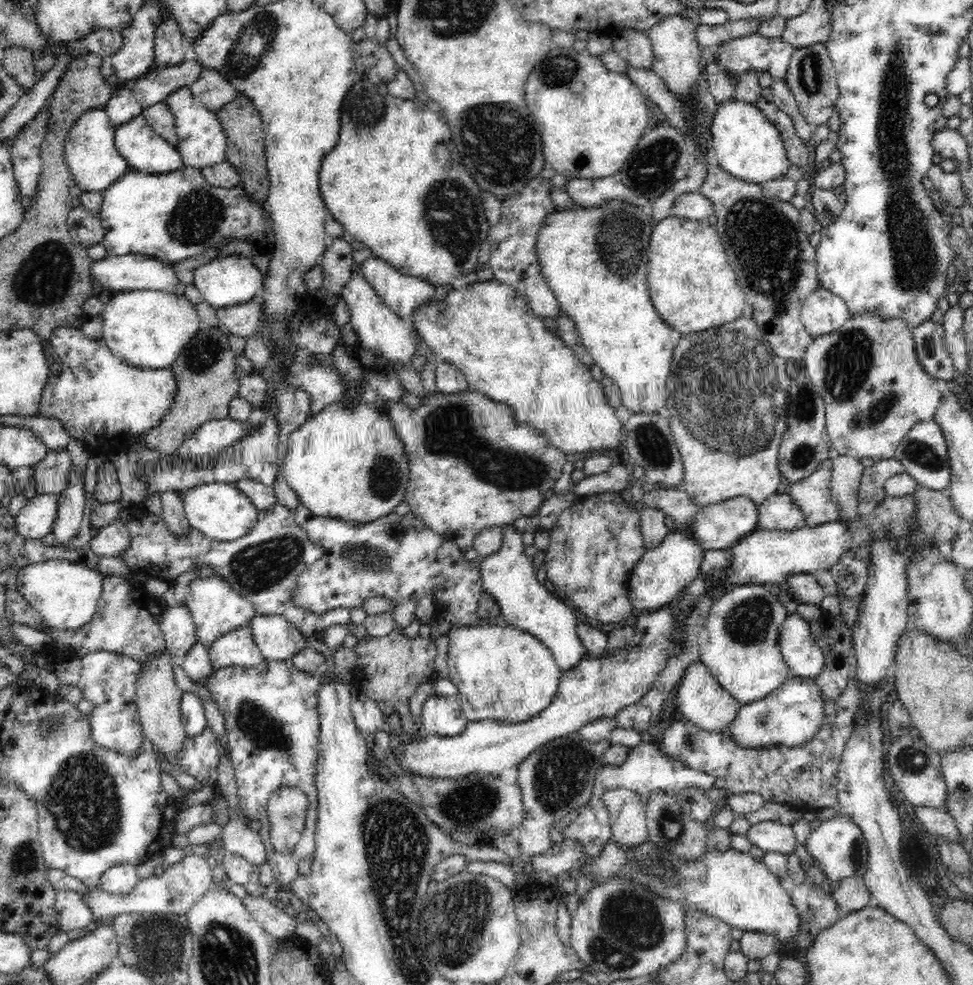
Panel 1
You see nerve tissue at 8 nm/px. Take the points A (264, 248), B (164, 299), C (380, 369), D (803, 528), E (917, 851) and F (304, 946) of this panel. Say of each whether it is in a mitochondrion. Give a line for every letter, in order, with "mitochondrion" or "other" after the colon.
A: other
B: other
C: other
D: other
E: other
F: other

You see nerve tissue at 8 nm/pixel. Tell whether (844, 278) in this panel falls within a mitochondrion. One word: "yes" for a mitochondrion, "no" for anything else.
no

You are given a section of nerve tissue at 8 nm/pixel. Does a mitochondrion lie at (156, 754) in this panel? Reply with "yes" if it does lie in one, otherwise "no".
no

